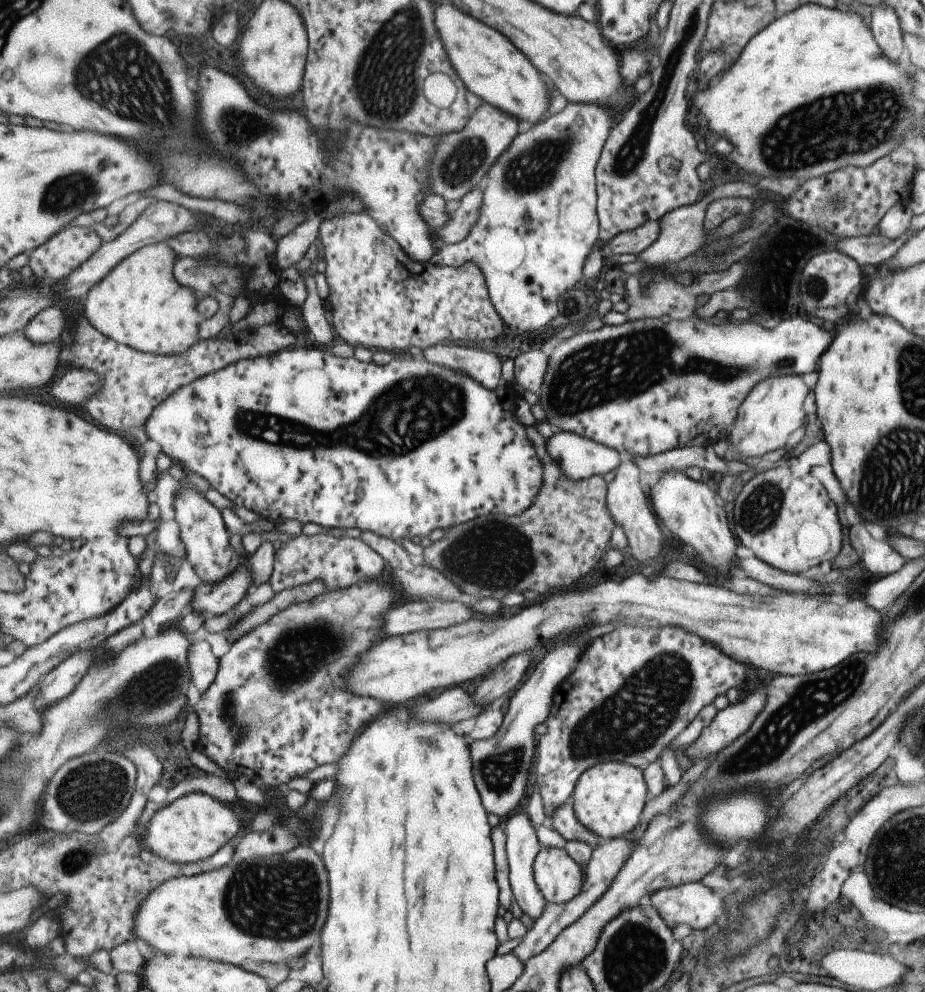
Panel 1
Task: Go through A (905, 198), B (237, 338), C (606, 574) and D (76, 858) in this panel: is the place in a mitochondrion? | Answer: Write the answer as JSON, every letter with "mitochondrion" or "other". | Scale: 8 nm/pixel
{"A":"other","B":"other","C":"other","D":"mitochondrion"}

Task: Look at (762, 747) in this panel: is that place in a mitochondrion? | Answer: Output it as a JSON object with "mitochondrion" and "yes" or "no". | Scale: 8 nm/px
{"mitochondrion":"yes"}

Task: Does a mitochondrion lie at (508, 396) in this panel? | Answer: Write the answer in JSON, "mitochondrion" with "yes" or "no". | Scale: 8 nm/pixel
{"mitochondrion":"no"}

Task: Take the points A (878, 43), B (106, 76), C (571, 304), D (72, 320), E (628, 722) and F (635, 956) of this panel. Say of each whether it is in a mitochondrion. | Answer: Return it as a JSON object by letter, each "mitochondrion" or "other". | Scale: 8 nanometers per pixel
{"A":"other","B":"mitochondrion","C":"mitochondrion","D":"other","E":"mitochondrion","F":"mitochondrion"}

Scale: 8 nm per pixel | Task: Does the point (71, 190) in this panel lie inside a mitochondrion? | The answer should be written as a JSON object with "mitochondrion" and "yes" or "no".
{"mitochondrion":"yes"}

